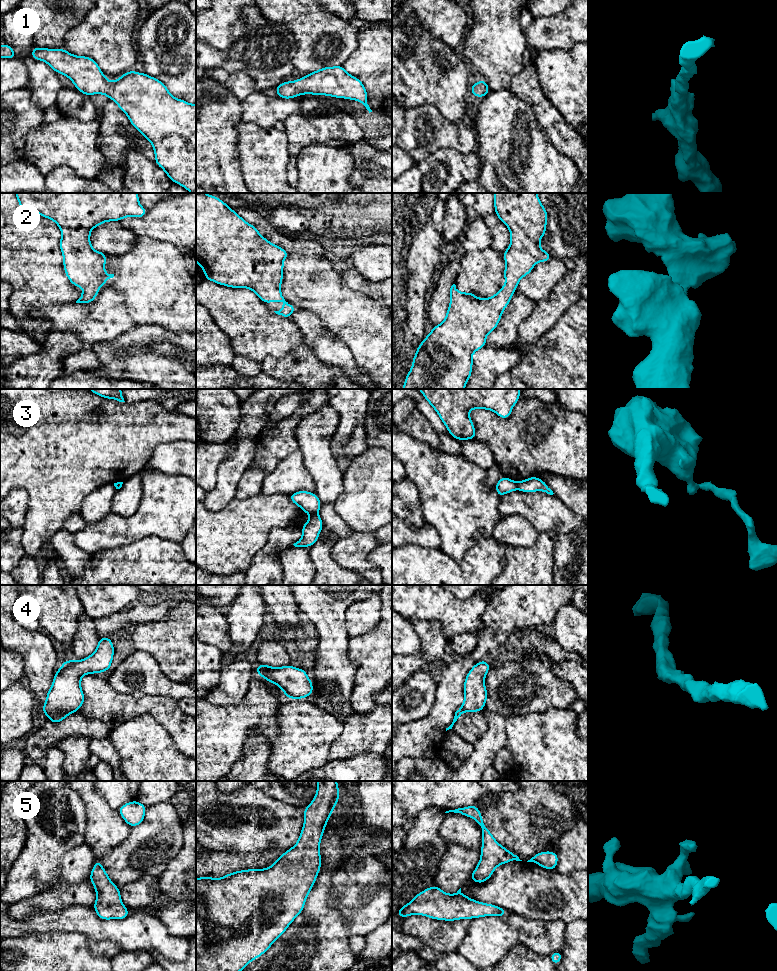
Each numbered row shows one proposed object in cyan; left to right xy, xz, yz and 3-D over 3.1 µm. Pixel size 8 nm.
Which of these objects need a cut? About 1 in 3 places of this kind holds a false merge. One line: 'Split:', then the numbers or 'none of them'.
Split: 3

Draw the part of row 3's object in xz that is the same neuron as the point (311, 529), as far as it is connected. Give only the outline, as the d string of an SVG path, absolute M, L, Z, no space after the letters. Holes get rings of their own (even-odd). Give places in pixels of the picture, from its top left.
M318 513L310 516L308 521L302 526L302 538L294 543L295 547L311 547L318 540L323 528L323 521Z

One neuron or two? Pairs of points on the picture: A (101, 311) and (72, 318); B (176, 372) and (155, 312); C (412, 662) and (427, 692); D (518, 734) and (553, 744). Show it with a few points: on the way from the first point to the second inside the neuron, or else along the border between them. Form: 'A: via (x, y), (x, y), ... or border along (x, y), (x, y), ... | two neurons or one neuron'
A: via (94, 317), (89, 320), (79, 318) | one neuron
B: border along (136, 324), (158, 324), (168, 330), (181, 334) | two neurons
C: border along (435, 669), (420, 669), (402, 685) | two neurons
D: via (527, 736), (534, 739), (544, 749) | one neuron

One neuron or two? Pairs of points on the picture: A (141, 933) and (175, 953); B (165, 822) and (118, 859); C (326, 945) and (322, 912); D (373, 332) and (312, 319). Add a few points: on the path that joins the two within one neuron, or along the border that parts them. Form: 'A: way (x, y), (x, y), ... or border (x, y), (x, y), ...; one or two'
A: way (149, 934), (158, 943), (167, 946); one
B: way (153, 834), (139, 840), (130, 849); one
C: way (322, 937), (322, 920); one
D: border (302, 308), (313, 311), (337, 339); two

